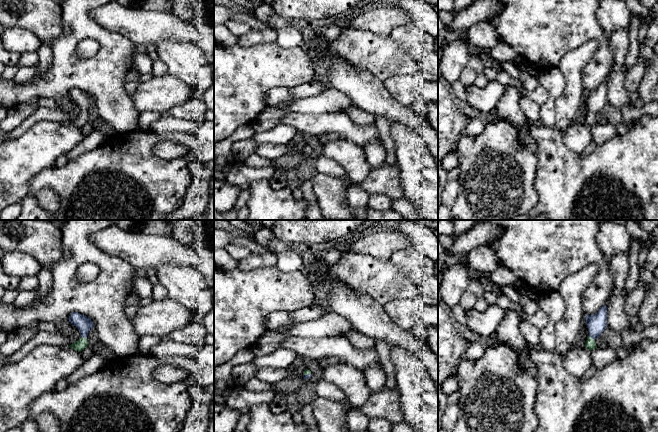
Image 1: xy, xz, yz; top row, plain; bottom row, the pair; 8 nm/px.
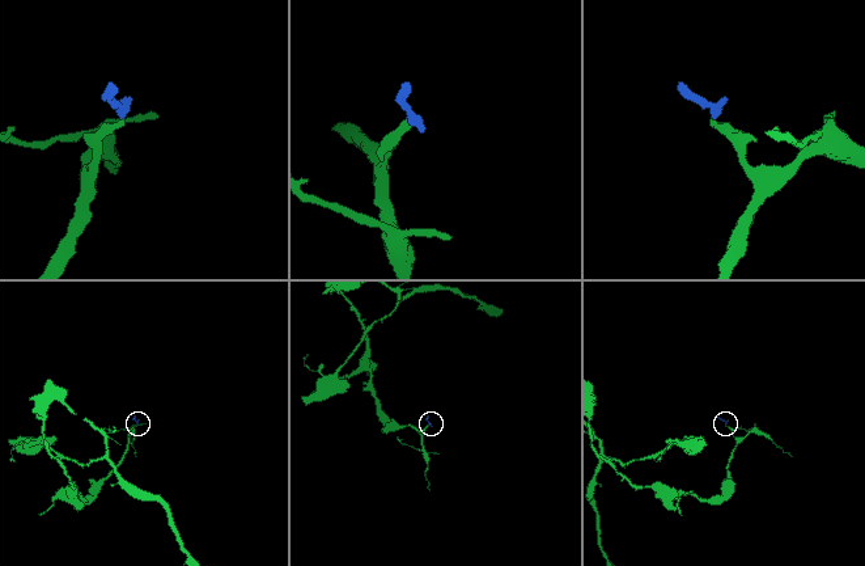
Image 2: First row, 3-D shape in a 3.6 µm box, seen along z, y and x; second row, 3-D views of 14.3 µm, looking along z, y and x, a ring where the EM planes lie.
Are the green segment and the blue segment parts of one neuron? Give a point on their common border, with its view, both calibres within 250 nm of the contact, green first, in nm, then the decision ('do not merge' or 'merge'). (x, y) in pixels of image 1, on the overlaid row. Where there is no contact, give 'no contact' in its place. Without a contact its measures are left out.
meets green in xy at (84, 338); 90 nm thick on the green side, 120 nm on the other; merge

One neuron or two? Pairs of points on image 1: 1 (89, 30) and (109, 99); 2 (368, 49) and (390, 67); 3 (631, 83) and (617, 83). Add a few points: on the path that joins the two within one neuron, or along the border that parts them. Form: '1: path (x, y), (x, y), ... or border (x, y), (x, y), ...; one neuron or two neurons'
1: path (107, 44), (109, 46), (109, 81); one neuron
2: path (373, 53), (377, 54), (385, 62); one neuron
3: border (625, 71), (624, 88), (628, 93); two neurons

